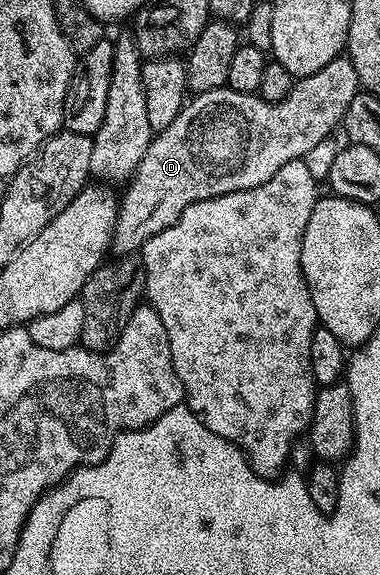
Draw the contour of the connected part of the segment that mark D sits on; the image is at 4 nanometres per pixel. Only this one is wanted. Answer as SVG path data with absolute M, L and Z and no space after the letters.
M349 56L332 59L328 67L320 67L311 77L295 80L294 90L282 101L266 101L252 93L232 91L229 87L204 91L191 96L182 106L180 115L172 119L169 127L155 133L144 159L130 178L126 195L122 195L118 207L118 218L114 228L112 249L118 255L134 255L152 235L172 227L180 215L192 203L209 197L228 195L232 191L244 191L268 183L284 163L301 161L316 147L316 143L327 140L333 129L342 124L348 103L360 92L356 67L352 67Z

